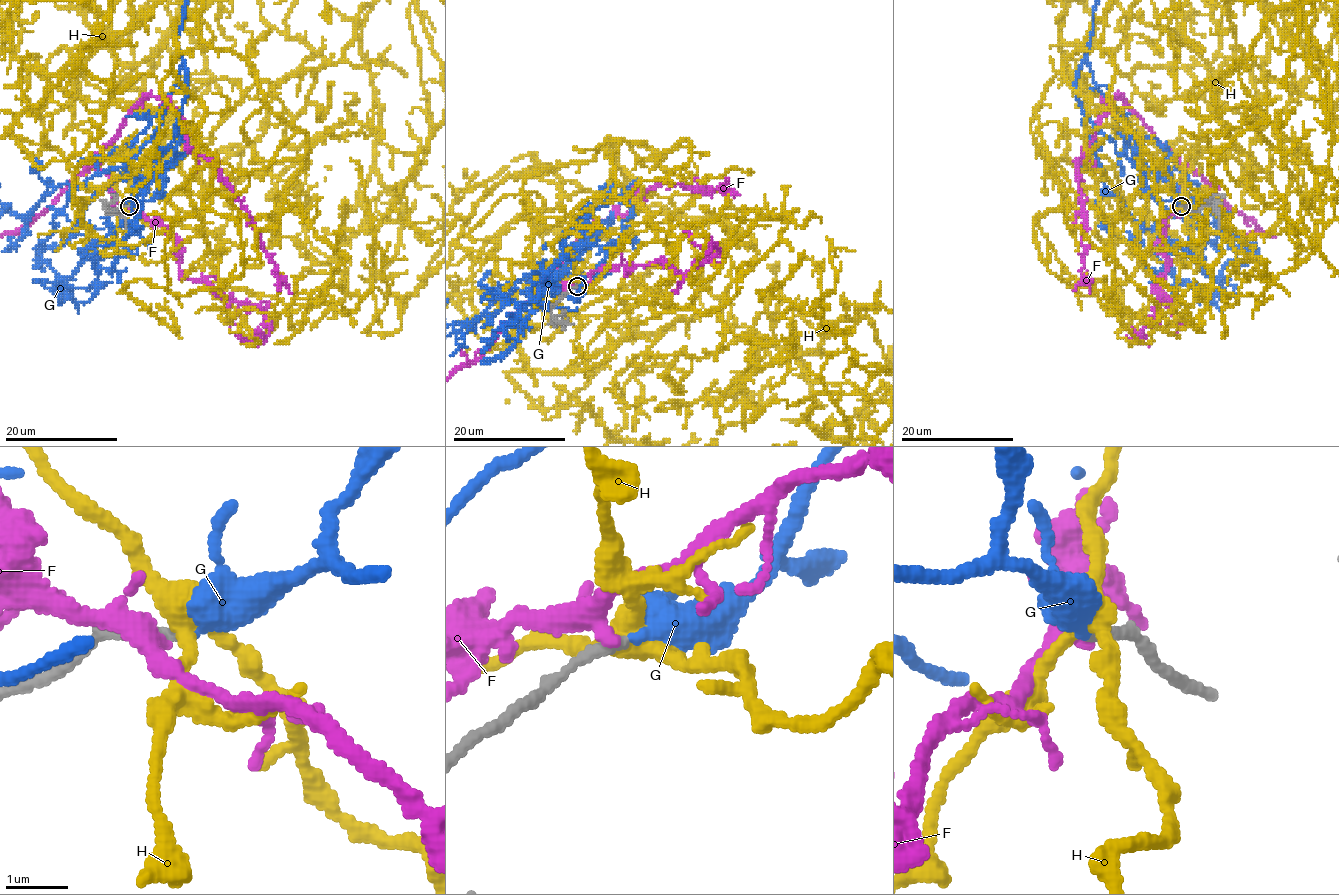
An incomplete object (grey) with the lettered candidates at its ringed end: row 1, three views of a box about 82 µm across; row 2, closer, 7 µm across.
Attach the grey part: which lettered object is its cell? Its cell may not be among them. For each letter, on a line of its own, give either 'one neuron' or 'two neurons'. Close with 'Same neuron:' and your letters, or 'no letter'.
F: two neurons
G: one neuron
H: two neurons
Same neuron: G

